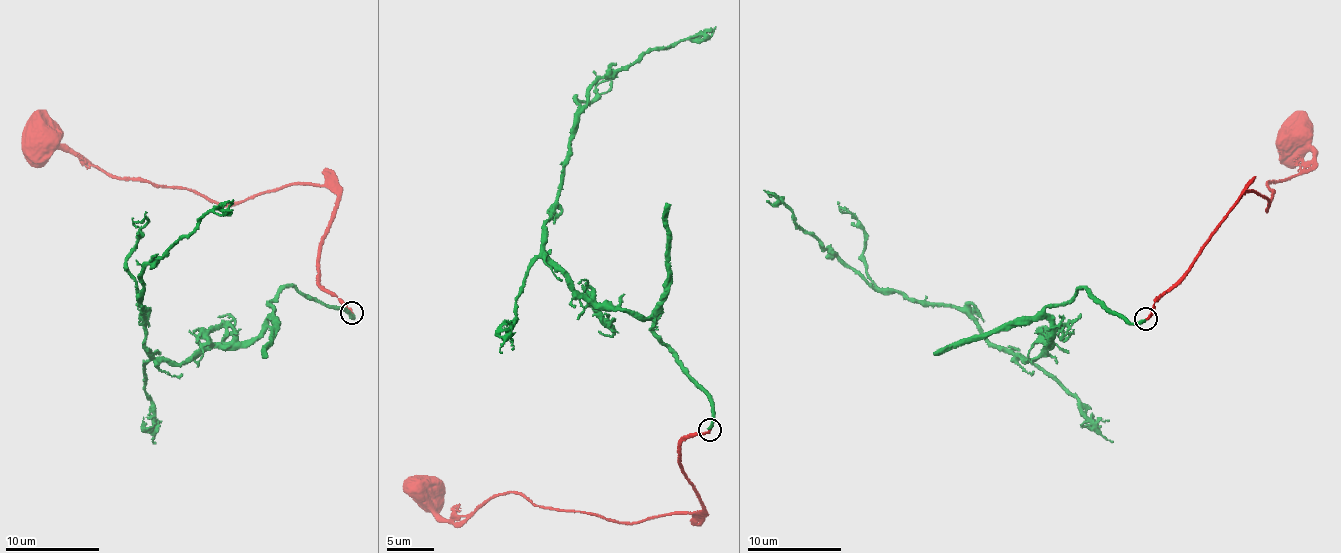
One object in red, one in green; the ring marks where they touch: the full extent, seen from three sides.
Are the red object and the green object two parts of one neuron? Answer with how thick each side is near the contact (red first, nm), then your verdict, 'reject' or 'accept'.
calibres 240 and 280 nm; accept

